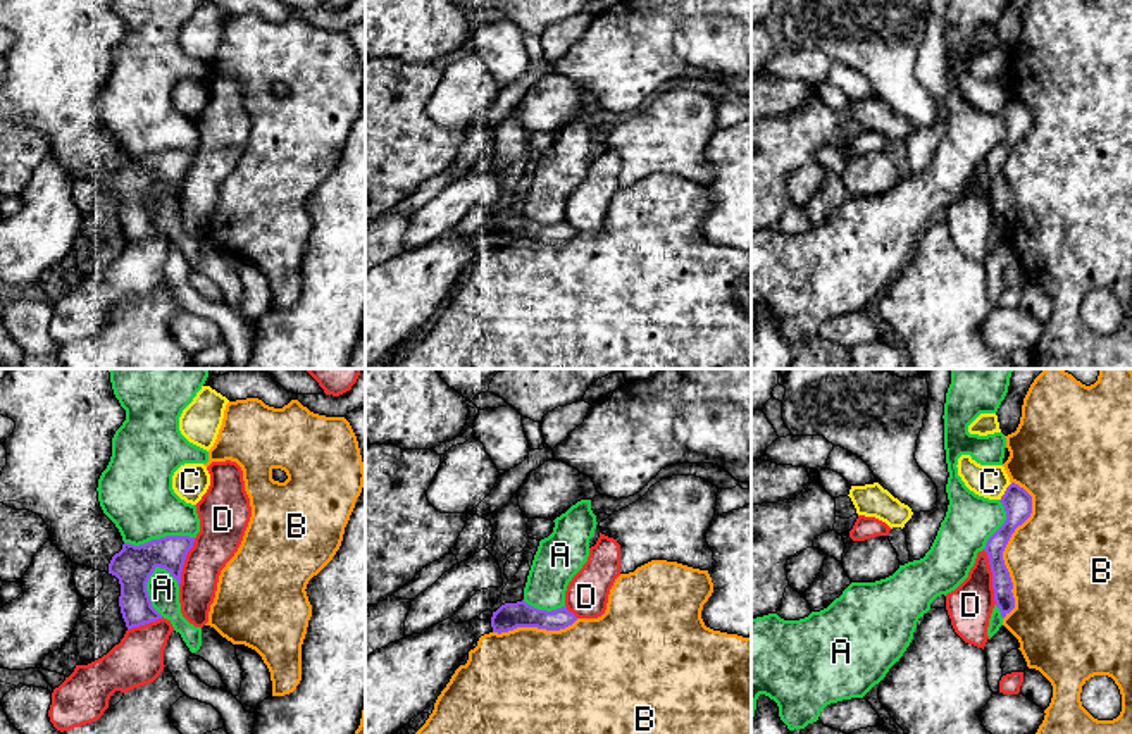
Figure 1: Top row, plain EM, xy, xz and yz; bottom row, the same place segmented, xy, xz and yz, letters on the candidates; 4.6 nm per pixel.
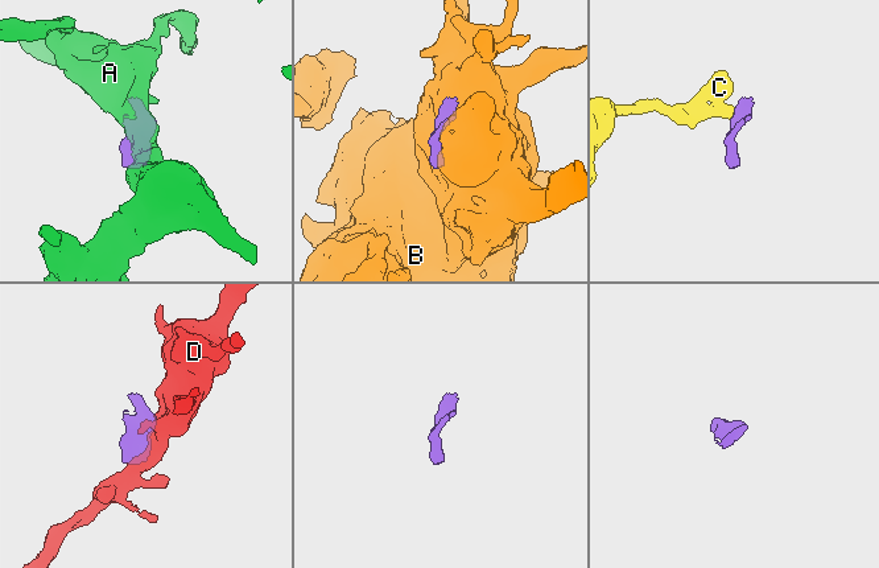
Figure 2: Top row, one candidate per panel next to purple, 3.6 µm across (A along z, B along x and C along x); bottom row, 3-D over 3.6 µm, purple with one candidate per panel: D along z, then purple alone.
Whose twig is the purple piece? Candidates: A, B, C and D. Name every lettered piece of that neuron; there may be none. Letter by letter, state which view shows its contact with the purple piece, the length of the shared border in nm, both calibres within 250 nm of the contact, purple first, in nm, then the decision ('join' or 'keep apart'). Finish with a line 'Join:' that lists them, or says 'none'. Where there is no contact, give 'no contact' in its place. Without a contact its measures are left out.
A: contact in xy; length 240 nm; calibres 190 and 150 nm; keep apart
B: contact in yz; length 650 nm; calibres 140 and 460 nm; keep apart
C: contact in yz; length 110 nm; calibres 140 and 160 nm; keep apart
D: contact in yz; length 260 nm; calibres 100 and 200 nm; keep apart
Join: none

